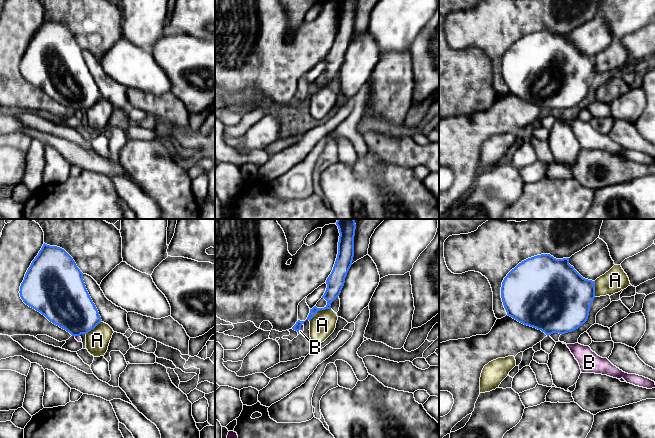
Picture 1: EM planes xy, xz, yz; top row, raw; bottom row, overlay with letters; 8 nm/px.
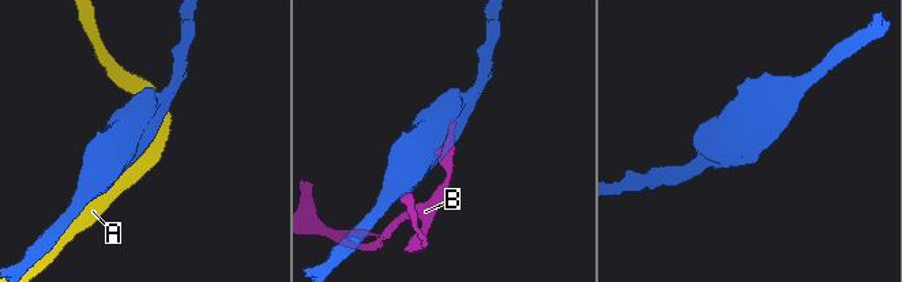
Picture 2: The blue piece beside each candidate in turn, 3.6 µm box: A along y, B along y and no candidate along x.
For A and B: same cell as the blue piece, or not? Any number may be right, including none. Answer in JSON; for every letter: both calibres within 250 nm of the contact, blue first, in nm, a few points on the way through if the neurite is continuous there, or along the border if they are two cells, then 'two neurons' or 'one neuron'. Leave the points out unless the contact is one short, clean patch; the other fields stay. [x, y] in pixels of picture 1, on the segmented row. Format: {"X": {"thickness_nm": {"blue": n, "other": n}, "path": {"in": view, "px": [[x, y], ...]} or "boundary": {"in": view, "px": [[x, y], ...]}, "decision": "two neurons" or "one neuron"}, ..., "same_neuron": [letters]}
{"A": {"thickness_nm": {"blue": 130, "other": 200}, "decision": "two neurons"}, "B": {"thickness_nm": {"blue": 60, "other": 30}, "boundary": {"in": "xz", "px": [[302, 323], [301, 329], [298, 332]]}, "decision": "two neurons"}, "same_neuron": []}

